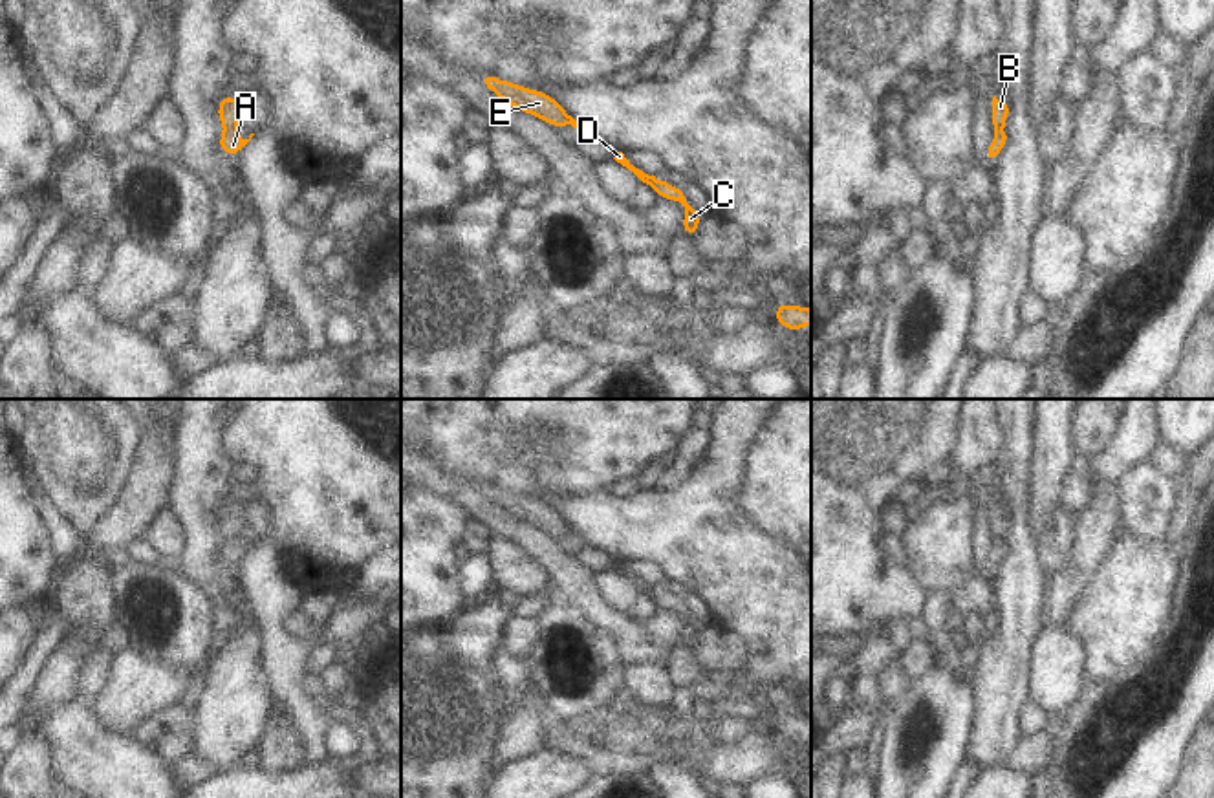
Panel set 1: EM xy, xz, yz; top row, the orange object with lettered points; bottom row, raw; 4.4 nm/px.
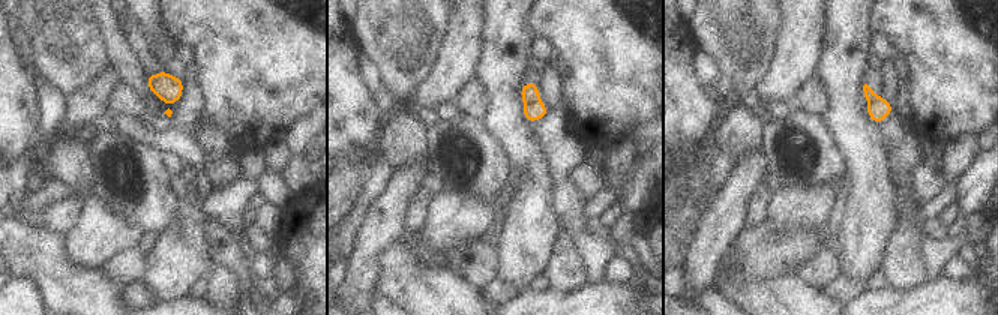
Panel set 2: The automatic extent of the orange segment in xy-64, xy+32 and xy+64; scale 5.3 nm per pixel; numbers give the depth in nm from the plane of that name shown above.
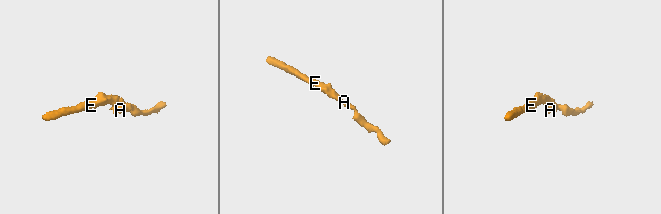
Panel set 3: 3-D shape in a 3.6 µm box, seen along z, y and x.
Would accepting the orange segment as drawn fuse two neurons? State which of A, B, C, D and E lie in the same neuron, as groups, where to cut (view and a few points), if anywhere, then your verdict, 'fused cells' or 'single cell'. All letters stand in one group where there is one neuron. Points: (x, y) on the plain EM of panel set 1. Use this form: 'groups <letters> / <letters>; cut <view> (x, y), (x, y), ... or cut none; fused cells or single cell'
groups A C / B D E; cut xy (233, 537), (226, 540); fused cells

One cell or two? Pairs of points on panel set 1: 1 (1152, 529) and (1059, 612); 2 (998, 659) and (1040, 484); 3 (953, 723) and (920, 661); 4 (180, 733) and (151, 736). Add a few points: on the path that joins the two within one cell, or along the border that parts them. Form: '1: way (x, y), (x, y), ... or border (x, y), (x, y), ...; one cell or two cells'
1: border (1116, 489), (1123, 528); two cells
2: border (1033, 473), (1031, 526), (1037, 535); two cells
3: border (934, 657), (925, 670), (912, 676); two cells
4: way (173, 733), (158, 734); one cell

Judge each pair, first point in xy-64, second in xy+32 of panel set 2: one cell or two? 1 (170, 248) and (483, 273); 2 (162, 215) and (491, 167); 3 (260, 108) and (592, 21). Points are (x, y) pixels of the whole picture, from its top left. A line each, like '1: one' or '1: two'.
1: two
2: one
3: one

